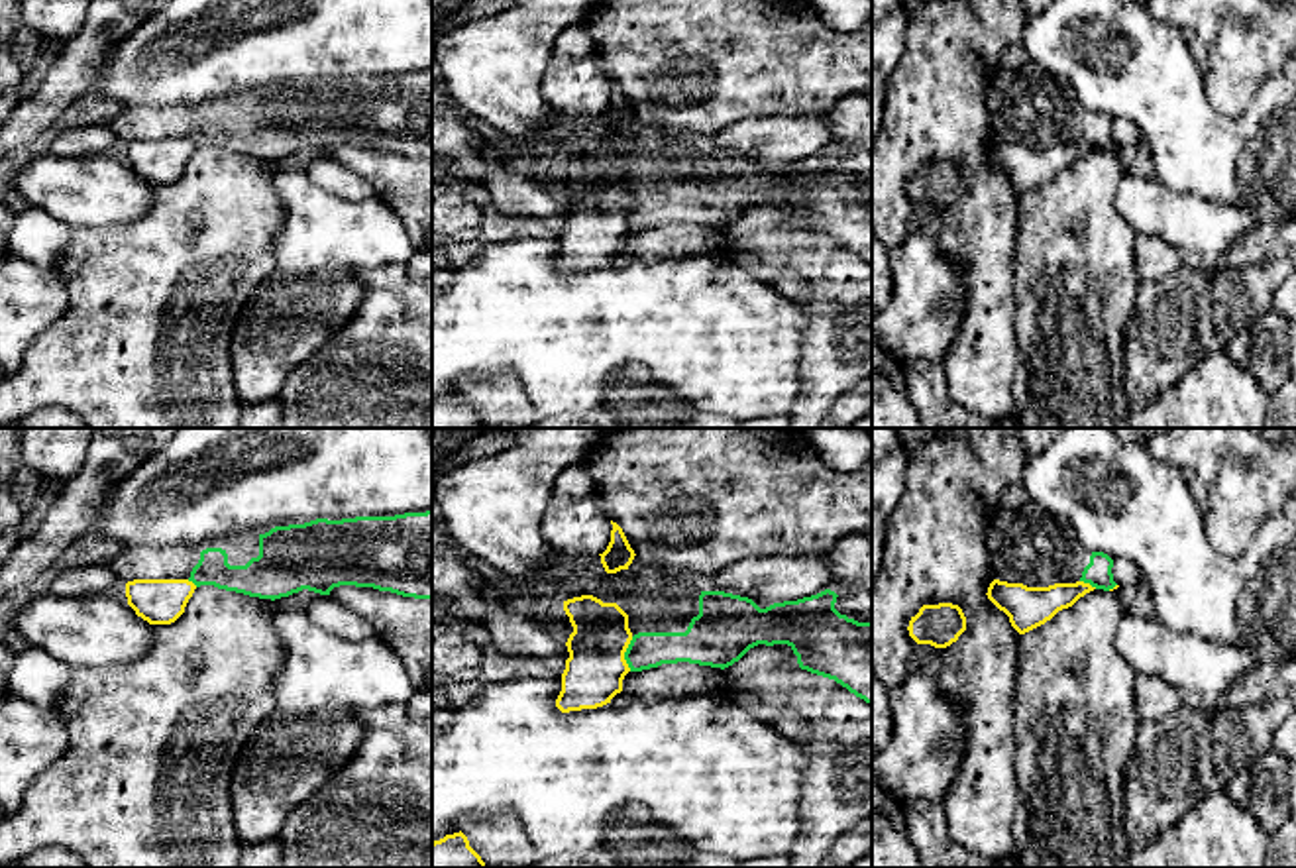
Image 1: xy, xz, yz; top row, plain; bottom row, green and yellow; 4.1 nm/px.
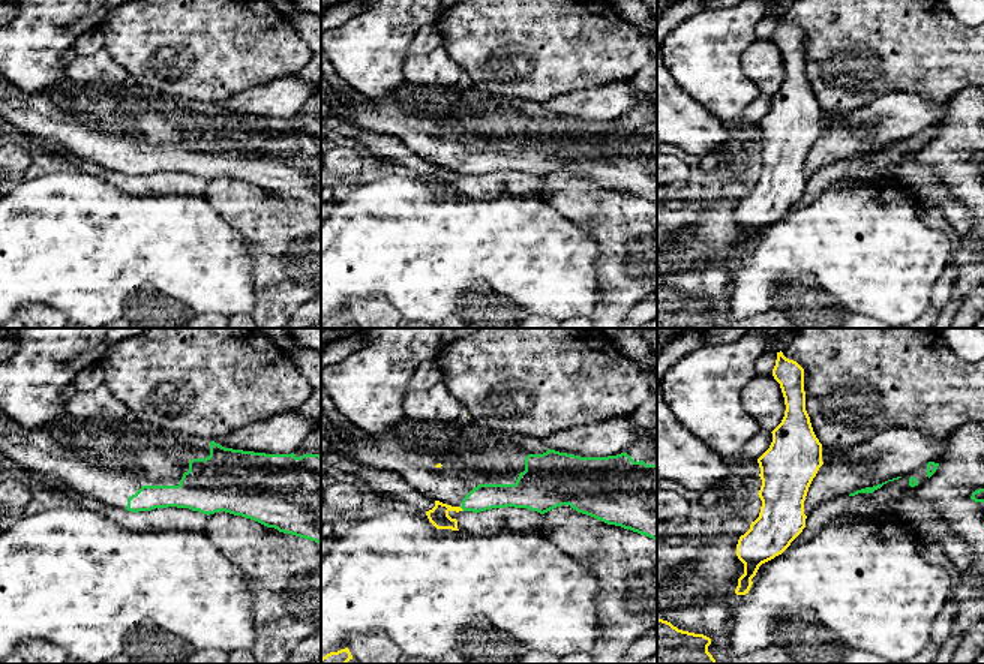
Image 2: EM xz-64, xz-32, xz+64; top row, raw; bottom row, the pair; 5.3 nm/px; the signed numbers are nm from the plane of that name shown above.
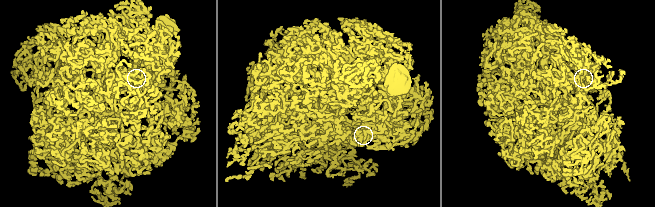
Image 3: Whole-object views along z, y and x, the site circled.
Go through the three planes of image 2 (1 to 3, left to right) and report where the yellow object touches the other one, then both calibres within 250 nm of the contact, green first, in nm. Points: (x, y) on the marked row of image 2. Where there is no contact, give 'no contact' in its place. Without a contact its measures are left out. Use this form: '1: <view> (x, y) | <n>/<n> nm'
1: no contact
2: xz-32 (462, 508) | 140/110 nm
3: no contact

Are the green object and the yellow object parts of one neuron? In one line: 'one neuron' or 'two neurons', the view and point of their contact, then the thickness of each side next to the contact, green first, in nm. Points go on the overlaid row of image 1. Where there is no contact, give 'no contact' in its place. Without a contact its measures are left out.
two neurons; meets green in xz at (625, 654); 150 nm thick on the green side, 240 nm on the other

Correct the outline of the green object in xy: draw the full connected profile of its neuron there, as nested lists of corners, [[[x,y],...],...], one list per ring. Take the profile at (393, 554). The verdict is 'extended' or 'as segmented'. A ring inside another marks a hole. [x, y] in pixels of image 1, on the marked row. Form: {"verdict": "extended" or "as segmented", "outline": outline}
{"verdict": "extended", "outline": [[[432,511],[316,518],[206,544],[122,548],[102,564],[120,583],[189,579],[271,601],[302,589],[330,595],[340,585],[432,599]]]}

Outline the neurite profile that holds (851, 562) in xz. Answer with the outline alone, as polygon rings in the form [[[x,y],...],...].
[[[854,532],[833,548],[835,583],[846,587],[835,609],[858,623],[872,621],[872,532]]]

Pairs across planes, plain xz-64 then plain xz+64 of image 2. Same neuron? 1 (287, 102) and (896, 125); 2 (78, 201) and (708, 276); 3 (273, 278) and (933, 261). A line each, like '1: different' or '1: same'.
1: same
2: different
3: different

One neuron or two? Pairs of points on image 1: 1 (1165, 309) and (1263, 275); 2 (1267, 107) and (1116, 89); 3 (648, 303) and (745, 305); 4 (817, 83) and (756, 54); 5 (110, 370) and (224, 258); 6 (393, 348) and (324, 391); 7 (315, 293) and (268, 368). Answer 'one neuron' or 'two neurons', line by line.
1: one neuron
2: one neuron
3: one neuron
4: one neuron
5: one neuron
6: one neuron
7: one neuron

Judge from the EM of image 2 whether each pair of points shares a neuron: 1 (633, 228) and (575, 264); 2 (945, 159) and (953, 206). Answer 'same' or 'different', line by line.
1: different
2: different

